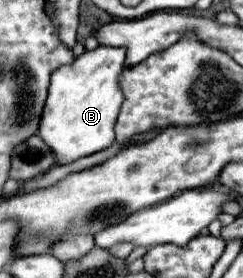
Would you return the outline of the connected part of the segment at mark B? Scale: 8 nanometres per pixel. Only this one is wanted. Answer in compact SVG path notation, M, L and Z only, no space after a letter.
M98 45L92 51L84 51L72 63L60 65L52 73L50 91L48 91L48 99L46 99L46 107L42 113L42 123L40 123L38 135L54 151L56 165L72 163L74 159L92 155L94 151L102 151L102 149L110 147L110 143L114 143L114 123L116 123L116 117L124 103L124 93L120 87L120 75L124 69L126 69L126 55L122 49L110 47L110 45Z

